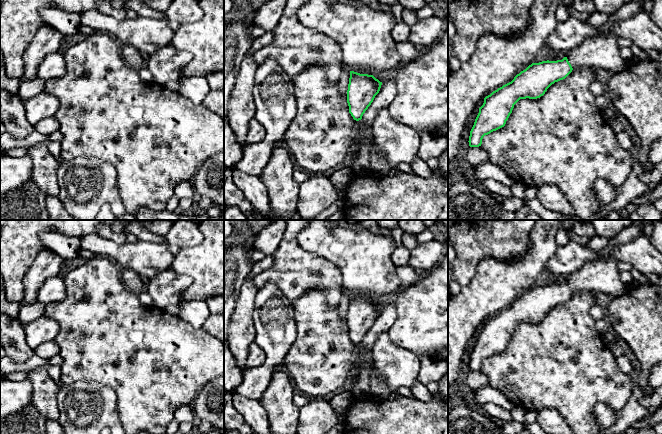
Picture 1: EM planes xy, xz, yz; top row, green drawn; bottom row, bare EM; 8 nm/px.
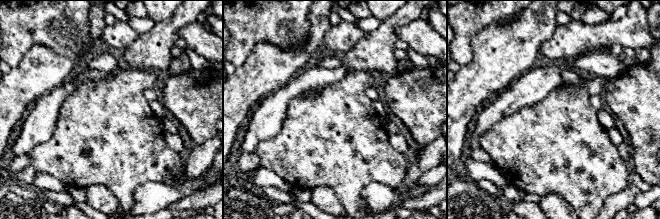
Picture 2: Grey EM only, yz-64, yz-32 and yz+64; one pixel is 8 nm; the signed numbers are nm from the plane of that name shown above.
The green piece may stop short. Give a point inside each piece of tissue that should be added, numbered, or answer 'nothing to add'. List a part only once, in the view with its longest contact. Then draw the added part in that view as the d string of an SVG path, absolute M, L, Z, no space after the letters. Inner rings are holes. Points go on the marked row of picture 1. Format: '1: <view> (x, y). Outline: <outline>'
1: yz (601, 53). Outline: M631 0L624 4L598 28L597 36L584 40L566 54L572 68L586 67L604 75L622 71L626 64L620 55L618 37L612 33L612 29L619 20L629 19L642 9L643 0Z

